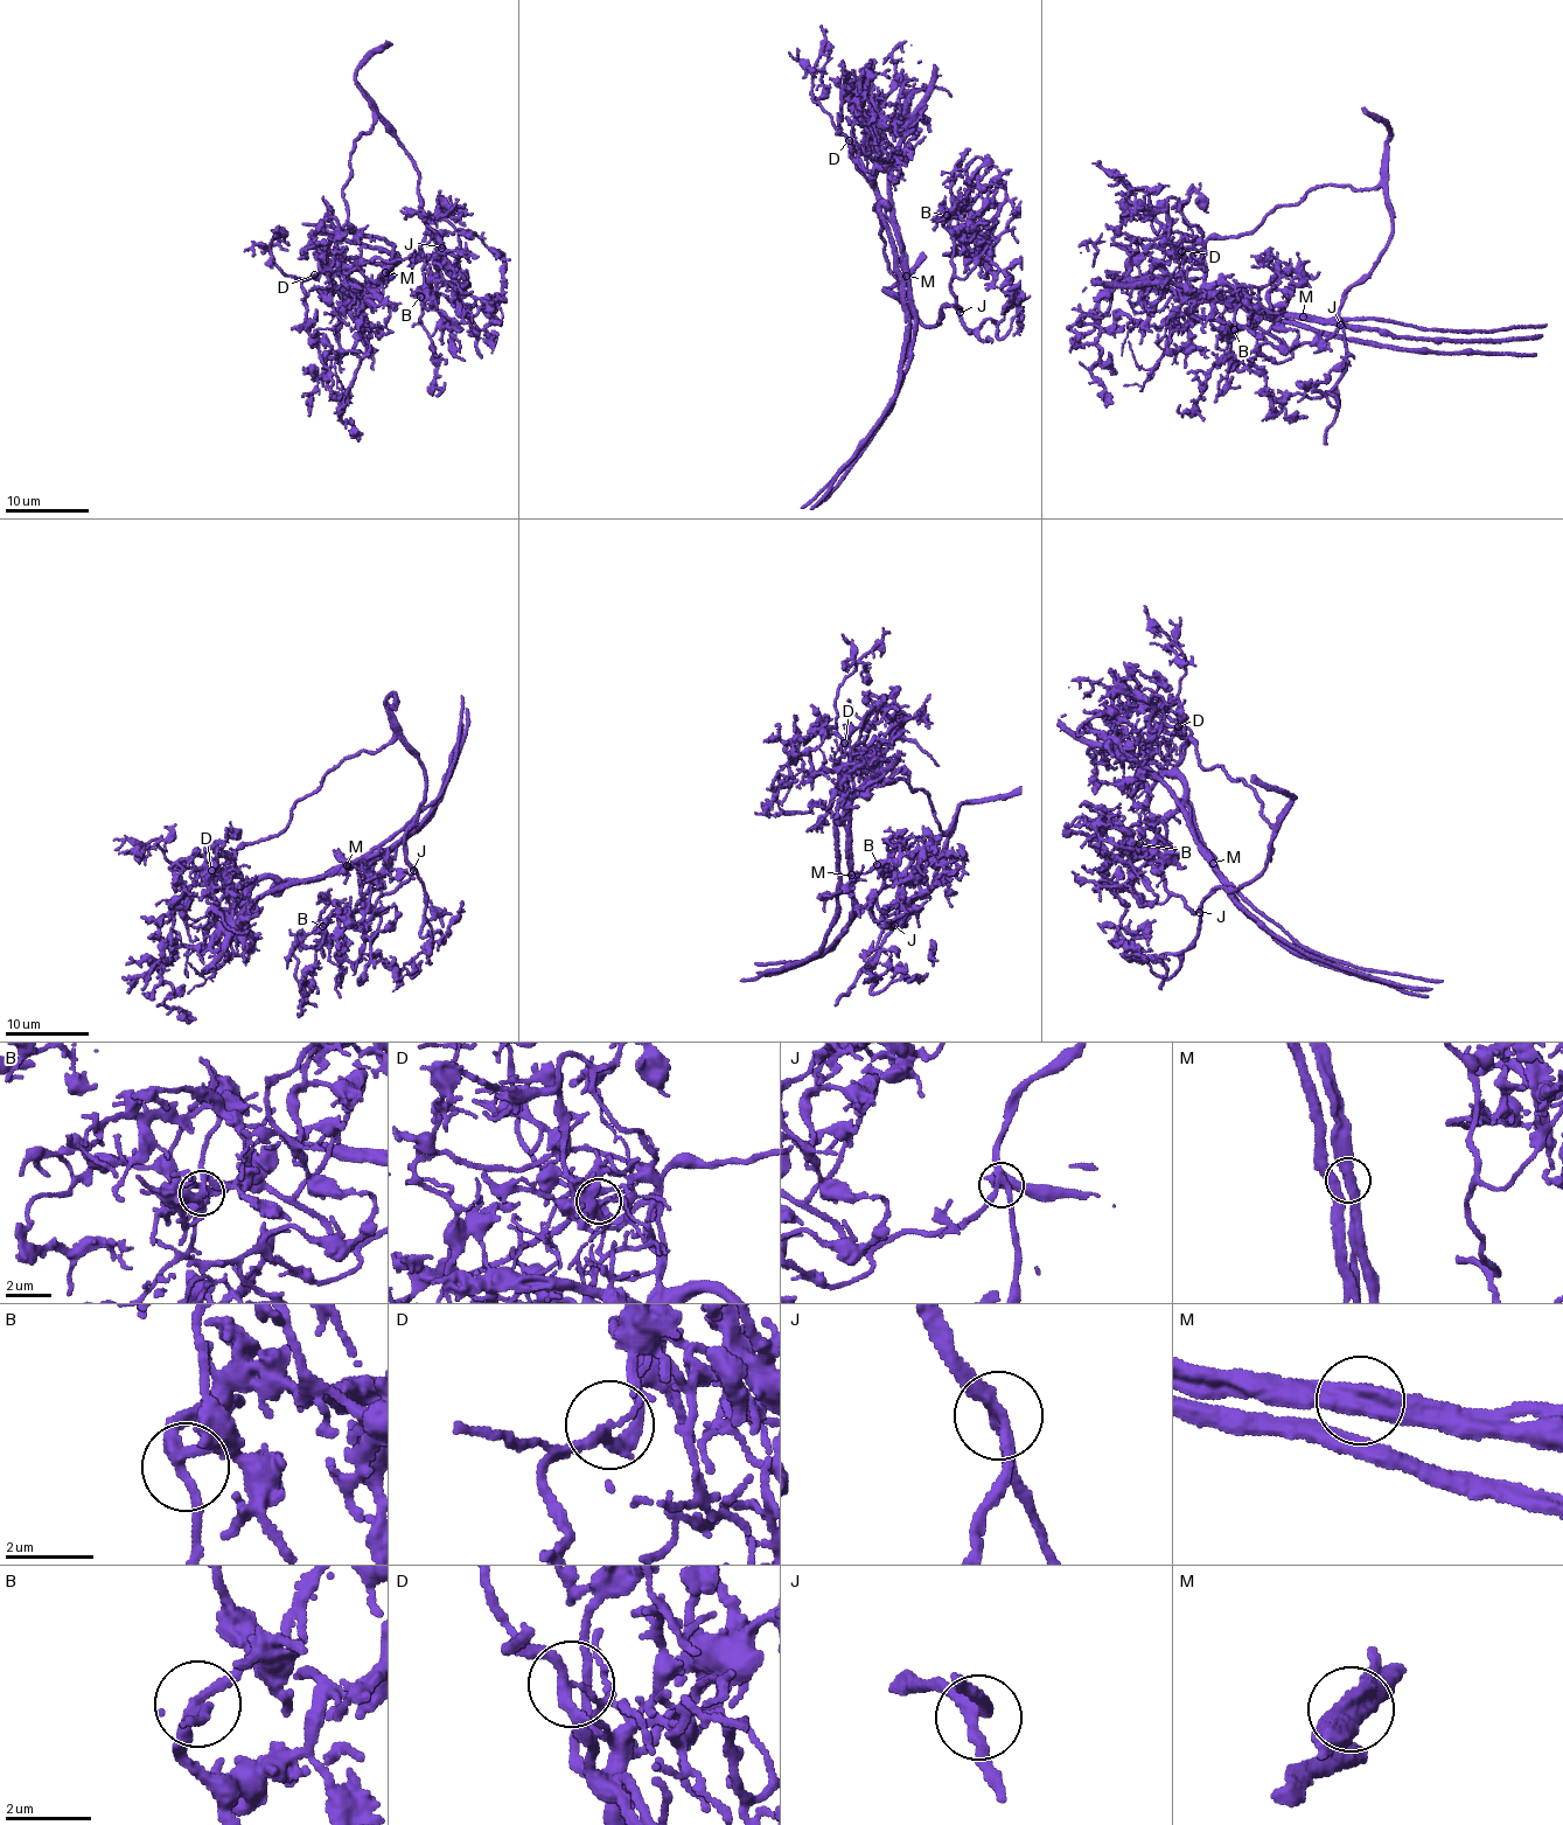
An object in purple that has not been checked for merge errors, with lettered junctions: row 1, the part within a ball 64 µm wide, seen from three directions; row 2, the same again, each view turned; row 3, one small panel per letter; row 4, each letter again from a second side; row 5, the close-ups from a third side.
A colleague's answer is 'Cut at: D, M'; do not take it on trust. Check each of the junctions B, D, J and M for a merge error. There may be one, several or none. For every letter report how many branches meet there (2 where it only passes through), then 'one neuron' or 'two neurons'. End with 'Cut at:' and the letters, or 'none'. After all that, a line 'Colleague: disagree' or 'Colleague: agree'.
B: branches 3; one neuron
D: branches 3; two neurons
J: branches 3; one neuron
M: branches 2; two neurons
Cut at: D, M
Colleague: agree

